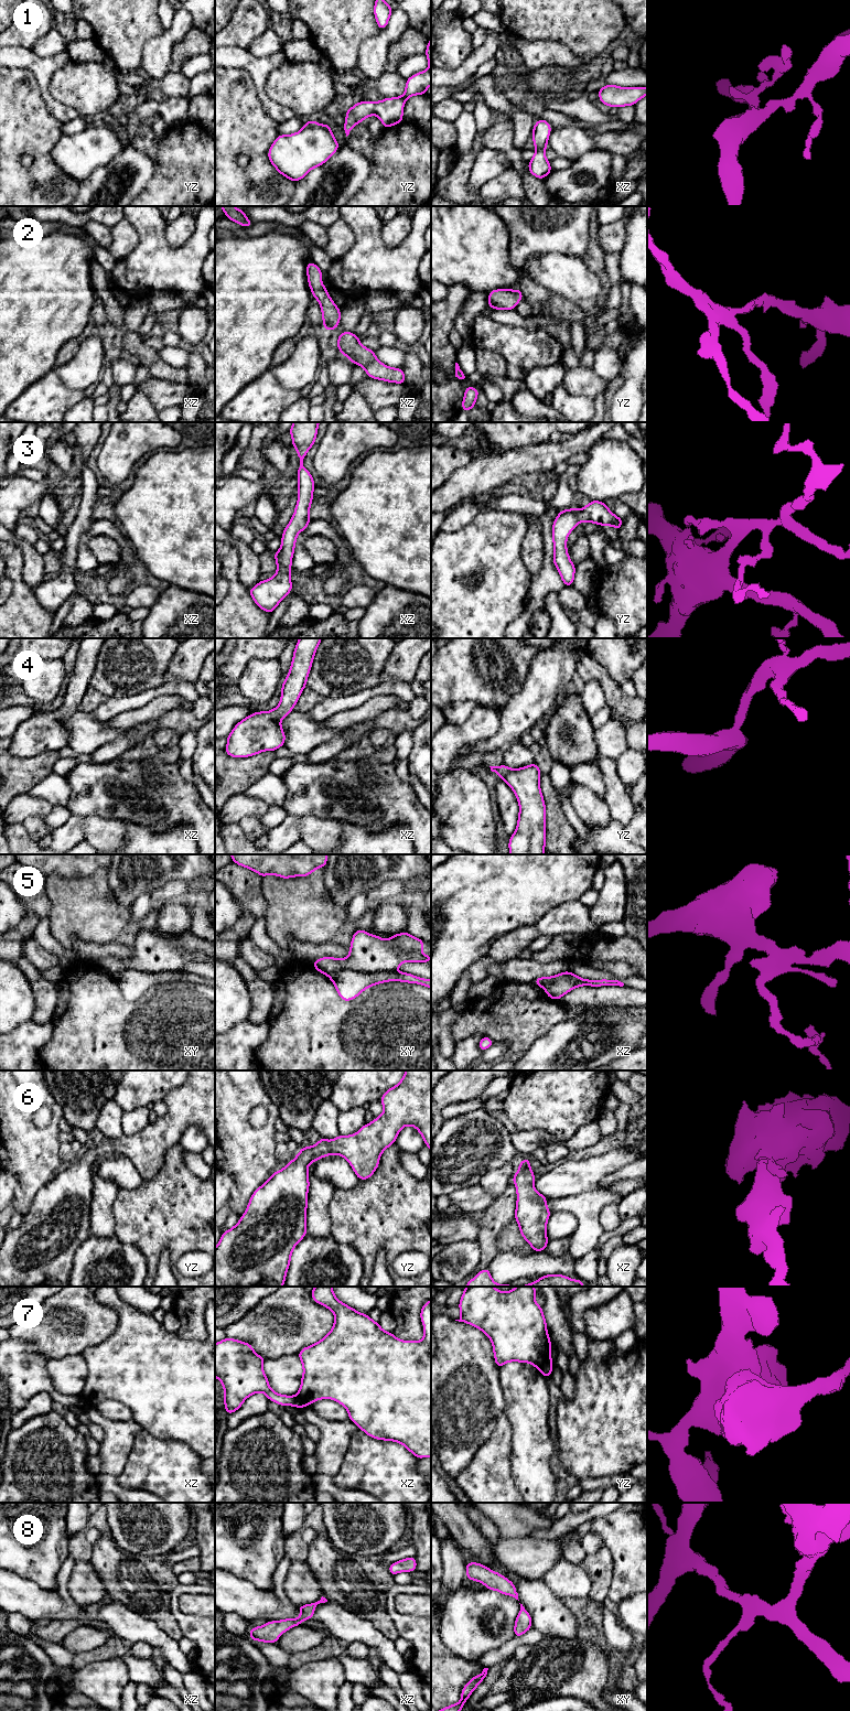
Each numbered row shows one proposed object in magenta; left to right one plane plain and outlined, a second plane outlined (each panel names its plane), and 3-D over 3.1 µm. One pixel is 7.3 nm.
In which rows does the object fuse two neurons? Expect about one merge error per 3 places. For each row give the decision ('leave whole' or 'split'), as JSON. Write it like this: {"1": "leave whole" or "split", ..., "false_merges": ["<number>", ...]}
{"1": "leave whole", "2": "leave whole", "3": "leave whole", "4": "leave whole", "5": "split", "6": "leave whole", "7": "split", "8": "leave whole", "false_merges": ["5", "7"]}

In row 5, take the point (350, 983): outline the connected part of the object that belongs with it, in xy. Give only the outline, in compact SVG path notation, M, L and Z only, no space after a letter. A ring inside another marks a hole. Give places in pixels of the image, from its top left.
M340 969L329 975L329 978L343 1001L352 1001L365 989L388 981L417 983L431 989L431 979L416 977L408 972L361 972L352 969Z

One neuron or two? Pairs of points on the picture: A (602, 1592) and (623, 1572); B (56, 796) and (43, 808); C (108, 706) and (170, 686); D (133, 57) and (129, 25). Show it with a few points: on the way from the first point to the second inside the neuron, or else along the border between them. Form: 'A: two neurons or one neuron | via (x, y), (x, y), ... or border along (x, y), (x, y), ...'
A: two neurons | border along (611, 1558), (613, 1574), (606, 1600)
B: two neurons | border along (28, 793), (44, 798), (52, 805)
C: one neuron | via (124, 705), (138, 701), (154, 693)
D: one neuron | via (129, 50), (129, 33)

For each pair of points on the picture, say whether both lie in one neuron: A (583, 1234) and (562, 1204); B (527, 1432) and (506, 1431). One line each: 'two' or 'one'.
A: one
B: two

